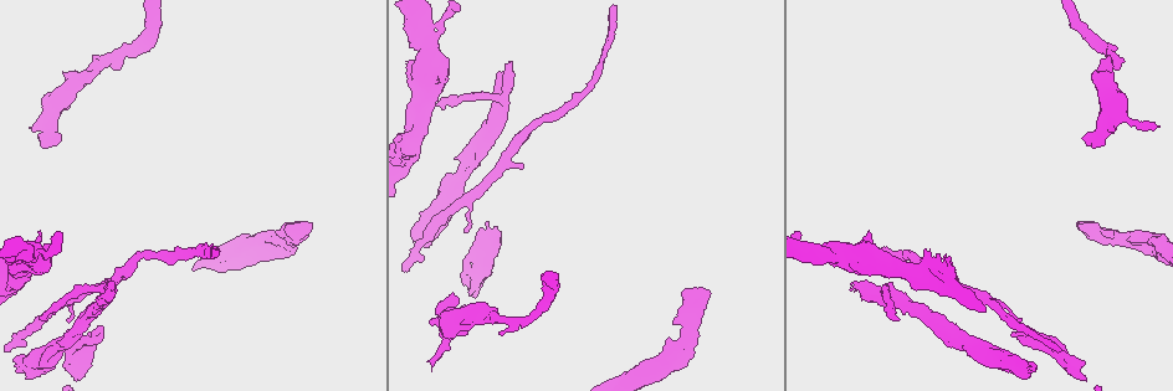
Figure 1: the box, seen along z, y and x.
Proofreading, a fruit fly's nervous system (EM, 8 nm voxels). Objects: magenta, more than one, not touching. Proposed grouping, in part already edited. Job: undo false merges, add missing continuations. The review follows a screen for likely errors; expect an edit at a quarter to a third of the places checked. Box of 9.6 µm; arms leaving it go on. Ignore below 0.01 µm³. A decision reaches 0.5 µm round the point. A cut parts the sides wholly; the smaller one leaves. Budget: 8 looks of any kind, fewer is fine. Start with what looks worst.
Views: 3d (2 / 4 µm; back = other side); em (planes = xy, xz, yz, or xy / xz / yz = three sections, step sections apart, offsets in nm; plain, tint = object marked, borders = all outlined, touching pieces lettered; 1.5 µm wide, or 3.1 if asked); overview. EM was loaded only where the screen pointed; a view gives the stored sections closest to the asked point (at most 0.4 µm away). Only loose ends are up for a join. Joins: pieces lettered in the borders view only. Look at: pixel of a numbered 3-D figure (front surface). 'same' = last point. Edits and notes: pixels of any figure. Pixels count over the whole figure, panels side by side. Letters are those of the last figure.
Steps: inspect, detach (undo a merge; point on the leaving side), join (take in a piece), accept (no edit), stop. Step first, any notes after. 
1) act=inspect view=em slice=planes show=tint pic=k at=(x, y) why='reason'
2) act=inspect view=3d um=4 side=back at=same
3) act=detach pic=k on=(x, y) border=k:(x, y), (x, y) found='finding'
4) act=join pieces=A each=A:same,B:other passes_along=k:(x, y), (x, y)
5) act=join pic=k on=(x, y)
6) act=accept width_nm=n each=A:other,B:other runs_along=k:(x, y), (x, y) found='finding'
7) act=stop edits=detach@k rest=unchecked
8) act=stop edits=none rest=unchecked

act=inspect view=em slice=planes show=plain pic=1 at=(898, 320) why='branch stops here'

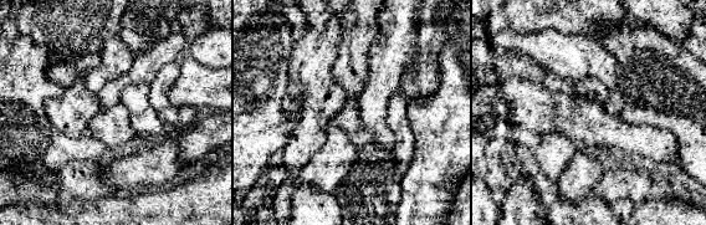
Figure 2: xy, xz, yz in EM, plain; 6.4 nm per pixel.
act=inspect view=em slice=planes show=borders at=same

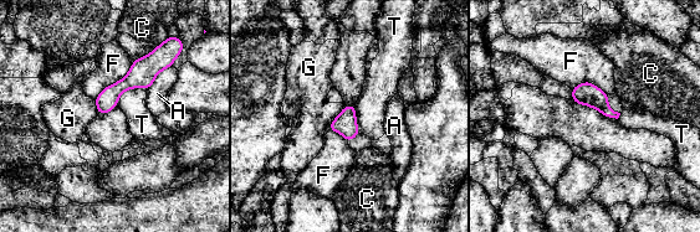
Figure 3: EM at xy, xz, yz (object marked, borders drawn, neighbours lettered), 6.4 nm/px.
act=accept width_nm=100 longest_contact=F:340nm each=A:other,C:other,F:other,G:other,T:other found='none of them fits'

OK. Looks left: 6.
act=inspect view=3d um=4 side=back pic=1 at=(1160, 125) why='thin end'

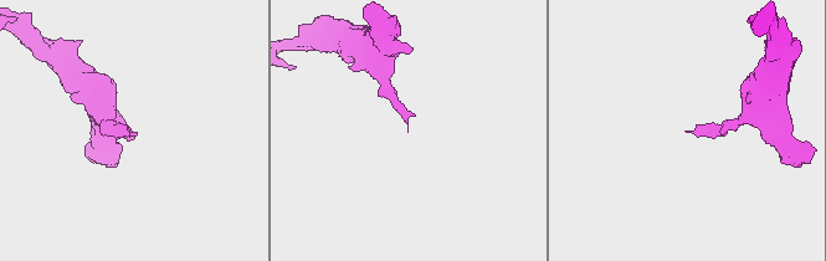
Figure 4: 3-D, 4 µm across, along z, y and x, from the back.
act=inspect view=em slice=planes show=borders pic=4 at=(687, 130) why='now the EM'

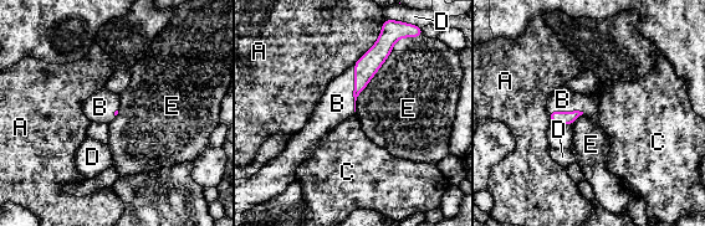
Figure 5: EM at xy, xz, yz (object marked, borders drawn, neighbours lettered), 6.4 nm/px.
act=join pieces=B each=A:other,B:same,C:other,D:other,E:other passes_along=5:(556, 117), (566, 113), (562, 99) found='it goes on there'

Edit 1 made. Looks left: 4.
act=inspect view=overview why='see it whole again'

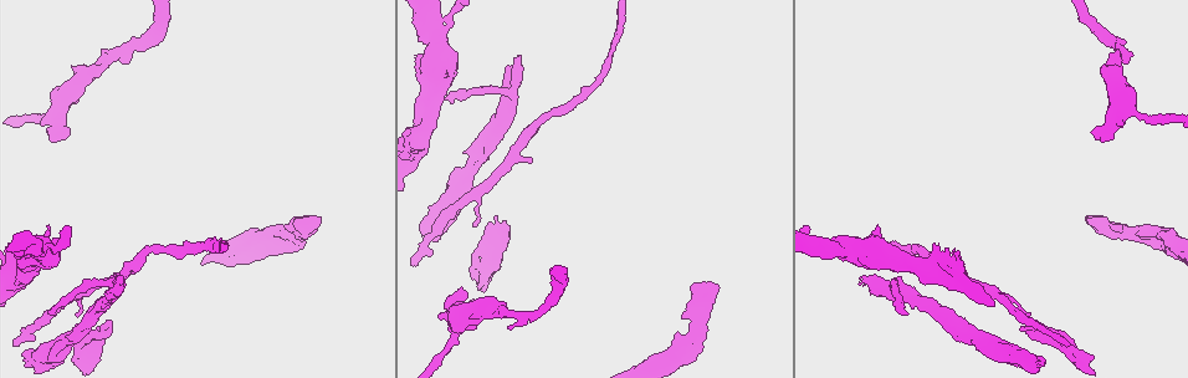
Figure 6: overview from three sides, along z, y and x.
act=inspect view=3d um=4 side=back pic=6 at=(1027, 360) why='calibre changes'

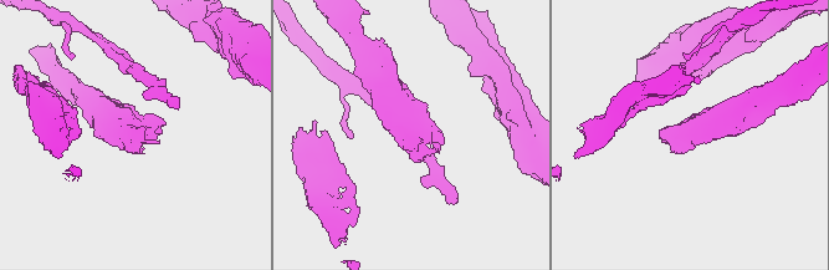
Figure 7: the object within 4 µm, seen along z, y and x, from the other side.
act=inspect view=em slice=planes show=tint pic=7 at=(683, 133)

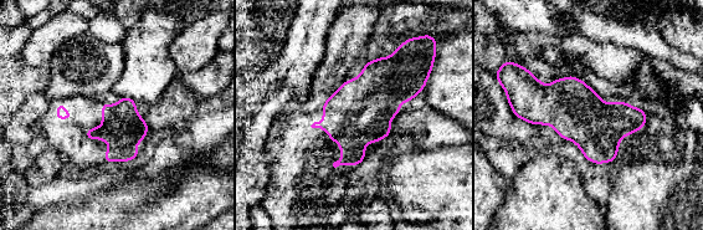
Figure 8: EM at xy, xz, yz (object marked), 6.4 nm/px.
act=inspect view=em slice=planes show=borders at=same

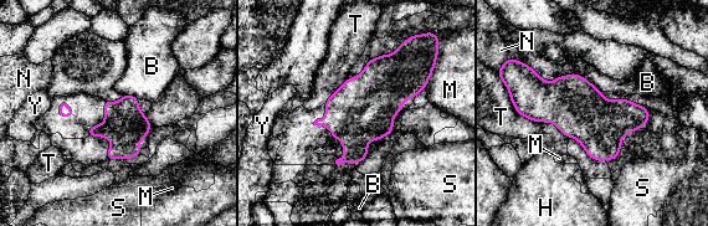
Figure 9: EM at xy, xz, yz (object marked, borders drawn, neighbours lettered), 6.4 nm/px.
act=accept each=B:other,H:other,M:other,N:other,S:other,T:other,Y:other border=9:(575, 72), (585, 77), (599, 91) found='continuous, no second neuron'

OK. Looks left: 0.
act=stop edits=join@5 rest=unchecked

